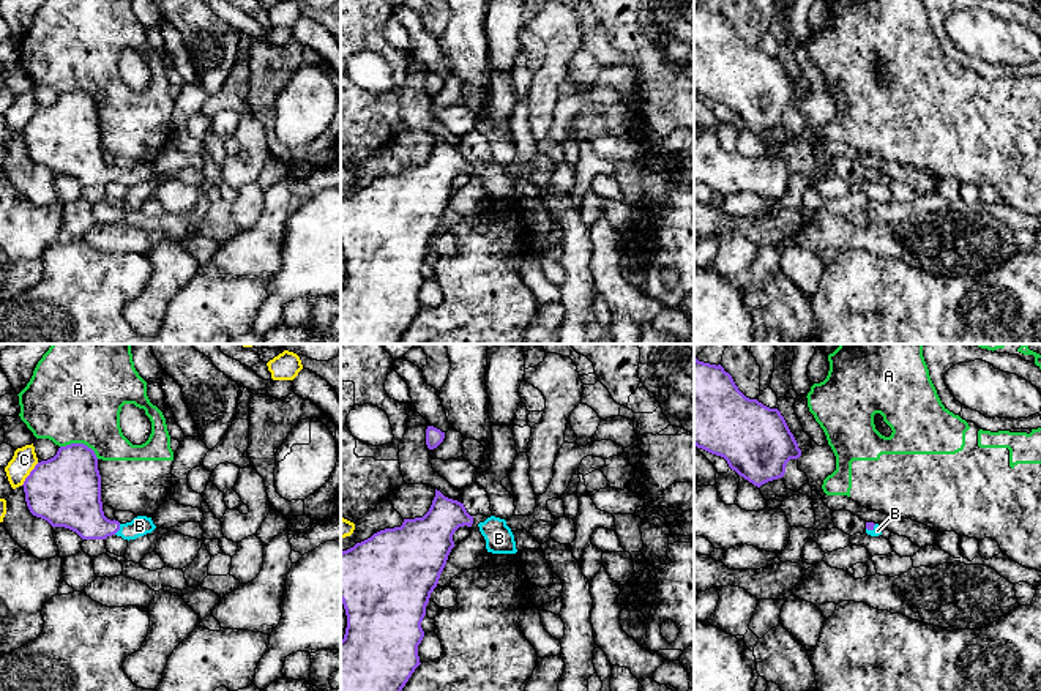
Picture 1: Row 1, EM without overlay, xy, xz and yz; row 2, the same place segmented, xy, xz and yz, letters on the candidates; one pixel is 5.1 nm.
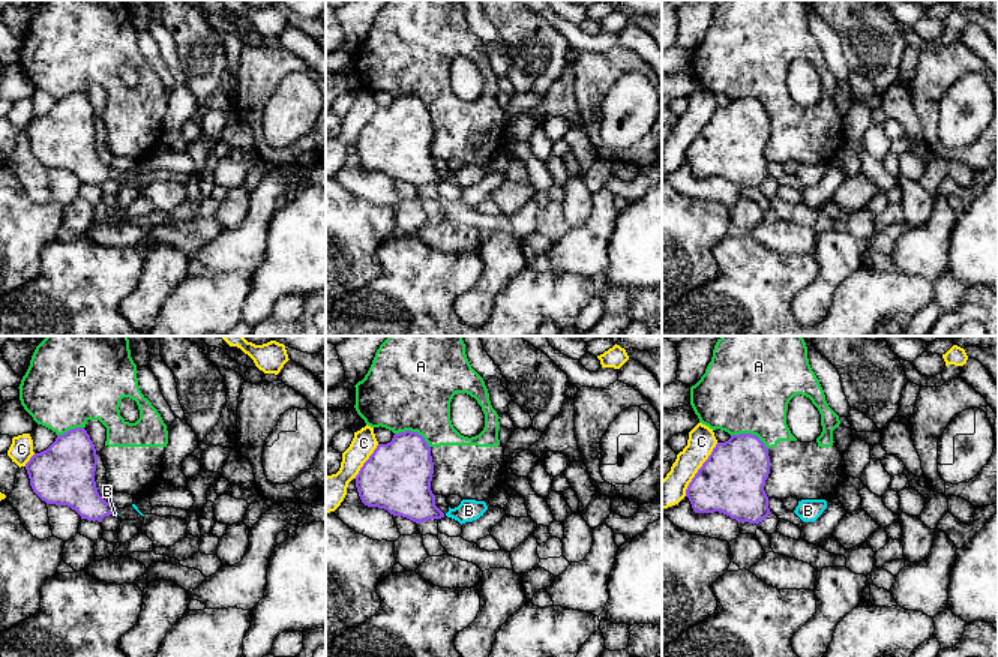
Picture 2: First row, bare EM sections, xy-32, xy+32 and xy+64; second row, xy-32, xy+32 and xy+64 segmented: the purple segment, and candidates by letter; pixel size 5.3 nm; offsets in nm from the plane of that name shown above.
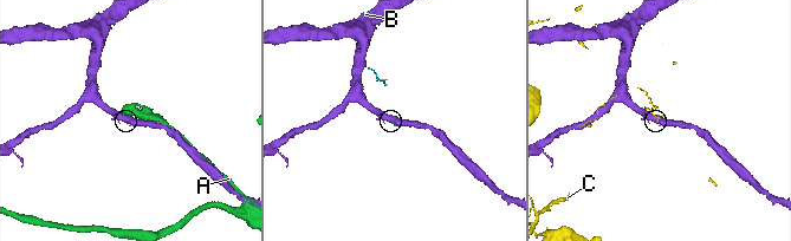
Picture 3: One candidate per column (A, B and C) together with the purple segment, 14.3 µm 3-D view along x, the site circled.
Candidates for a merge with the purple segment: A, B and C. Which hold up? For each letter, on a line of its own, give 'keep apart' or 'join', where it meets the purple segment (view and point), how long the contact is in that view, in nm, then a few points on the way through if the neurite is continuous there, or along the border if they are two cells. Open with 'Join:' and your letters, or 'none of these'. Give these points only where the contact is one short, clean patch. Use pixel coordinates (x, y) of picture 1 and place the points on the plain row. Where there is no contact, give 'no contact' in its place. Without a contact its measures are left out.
Join: B
A: keep apart | xy (81, 90) | 220 nm
B: join | xy (119, 175) | 70 nm
C: keep apart | xy (30, 120) | 150 nm

